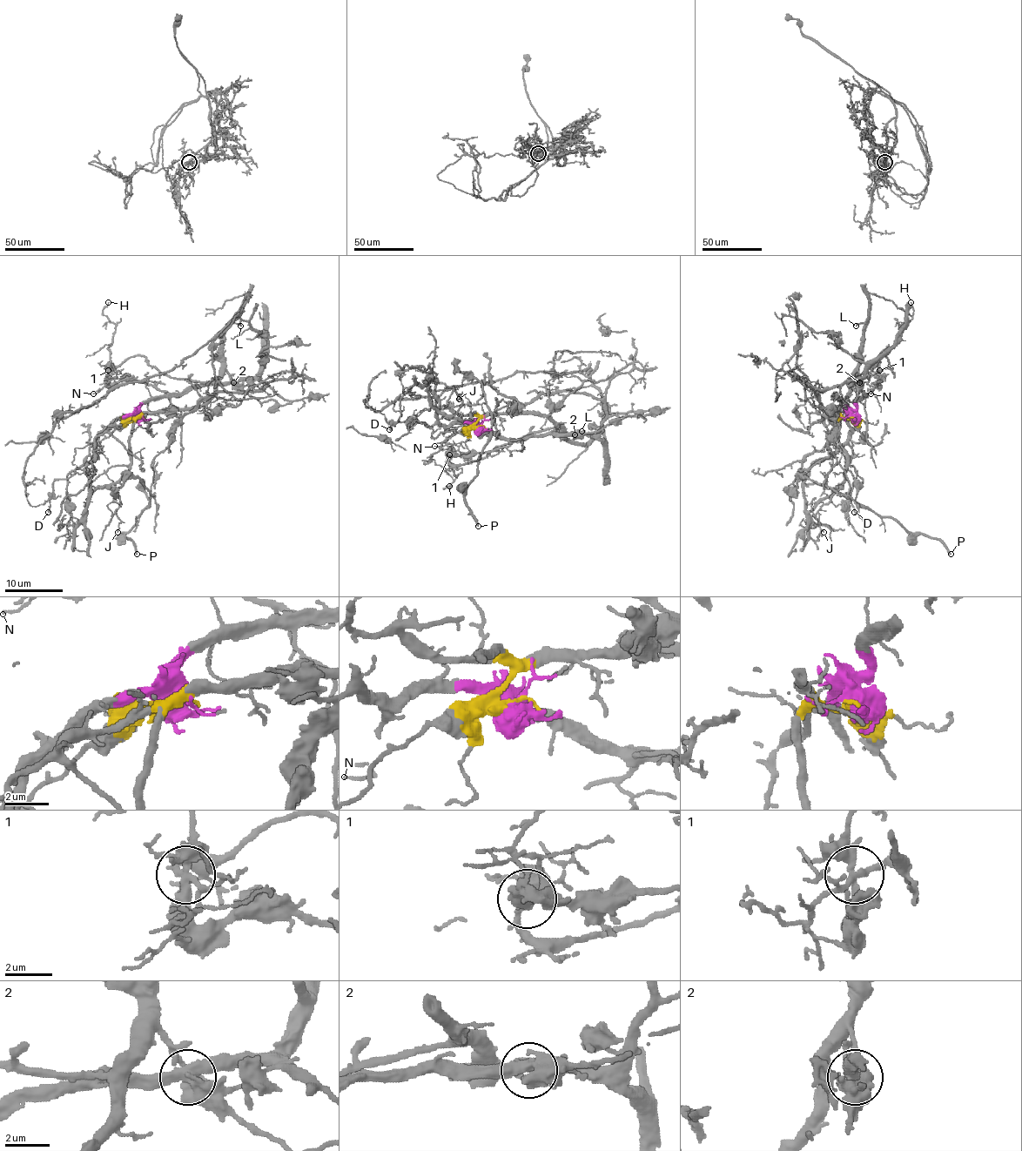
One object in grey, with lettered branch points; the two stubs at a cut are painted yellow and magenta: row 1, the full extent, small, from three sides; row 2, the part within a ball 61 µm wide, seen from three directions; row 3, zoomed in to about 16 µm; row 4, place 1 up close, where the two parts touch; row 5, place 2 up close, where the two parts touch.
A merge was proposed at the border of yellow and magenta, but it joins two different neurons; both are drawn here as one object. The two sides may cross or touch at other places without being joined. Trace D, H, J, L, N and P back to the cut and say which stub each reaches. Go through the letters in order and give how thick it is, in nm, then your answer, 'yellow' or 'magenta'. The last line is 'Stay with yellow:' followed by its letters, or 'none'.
D: 170 nm thick; magenta
H: 150 nm thick; magenta
J: 90 nm thick; yellow
L: 160 nm thick; yellow
N: 110 nm thick; magenta
P: 280 nm thick; magenta
Stay with yellow: J, L

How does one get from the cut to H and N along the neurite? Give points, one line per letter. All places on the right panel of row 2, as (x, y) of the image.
H: (851, 417), (856, 404), (879, 381), (877, 357), (899, 338), (902, 325), (912, 318), (911, 302)
N: (851, 417), (856, 404), (879, 381), (877, 387), (870, 386), (870, 394)

